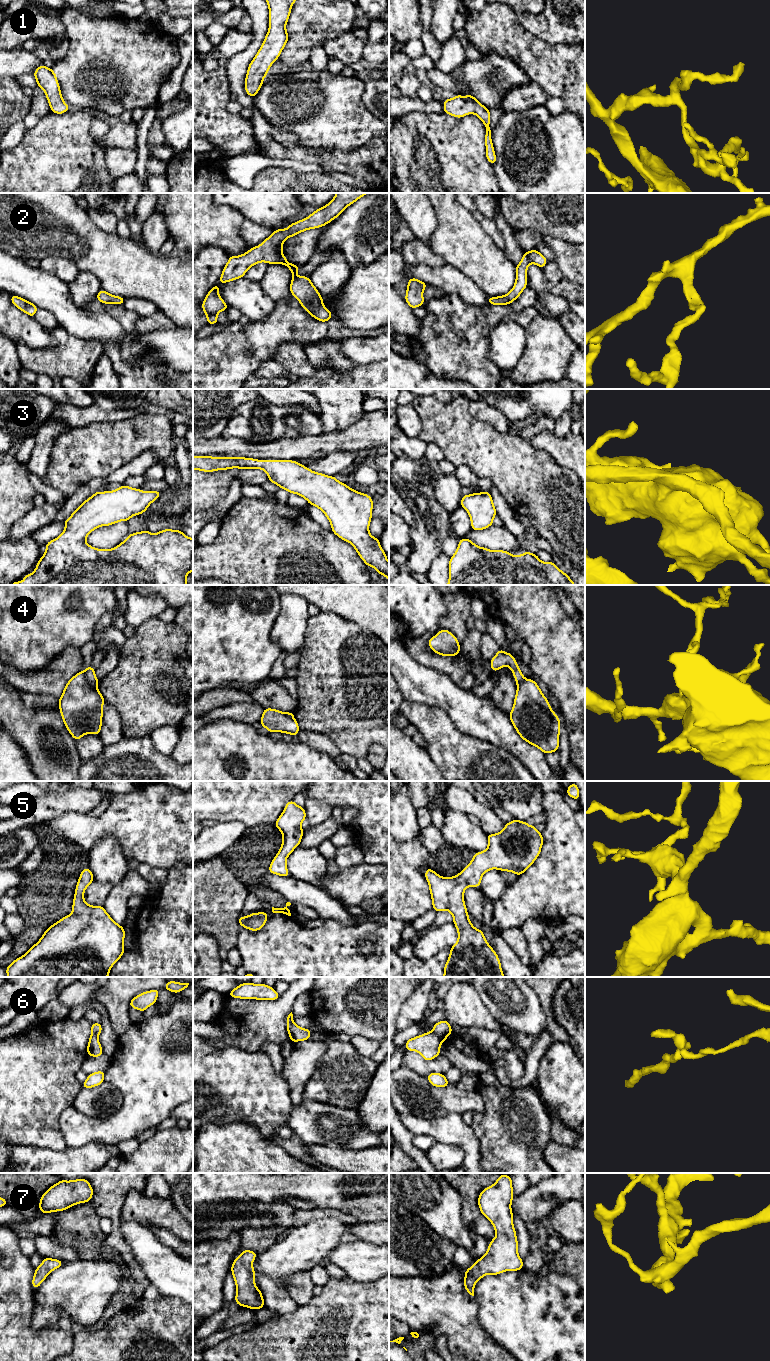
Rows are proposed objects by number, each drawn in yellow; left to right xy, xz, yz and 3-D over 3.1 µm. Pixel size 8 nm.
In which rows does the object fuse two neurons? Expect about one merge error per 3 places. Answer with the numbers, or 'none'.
4, 6

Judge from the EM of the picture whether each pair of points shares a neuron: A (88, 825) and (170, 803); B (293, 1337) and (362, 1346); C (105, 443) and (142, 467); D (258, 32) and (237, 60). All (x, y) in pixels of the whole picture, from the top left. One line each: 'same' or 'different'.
A: same
B: same
C: different
D: same

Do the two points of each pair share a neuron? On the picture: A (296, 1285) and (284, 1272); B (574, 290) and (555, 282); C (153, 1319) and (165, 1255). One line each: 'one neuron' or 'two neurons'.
A: two neurons
B: one neuron
C: two neurons

